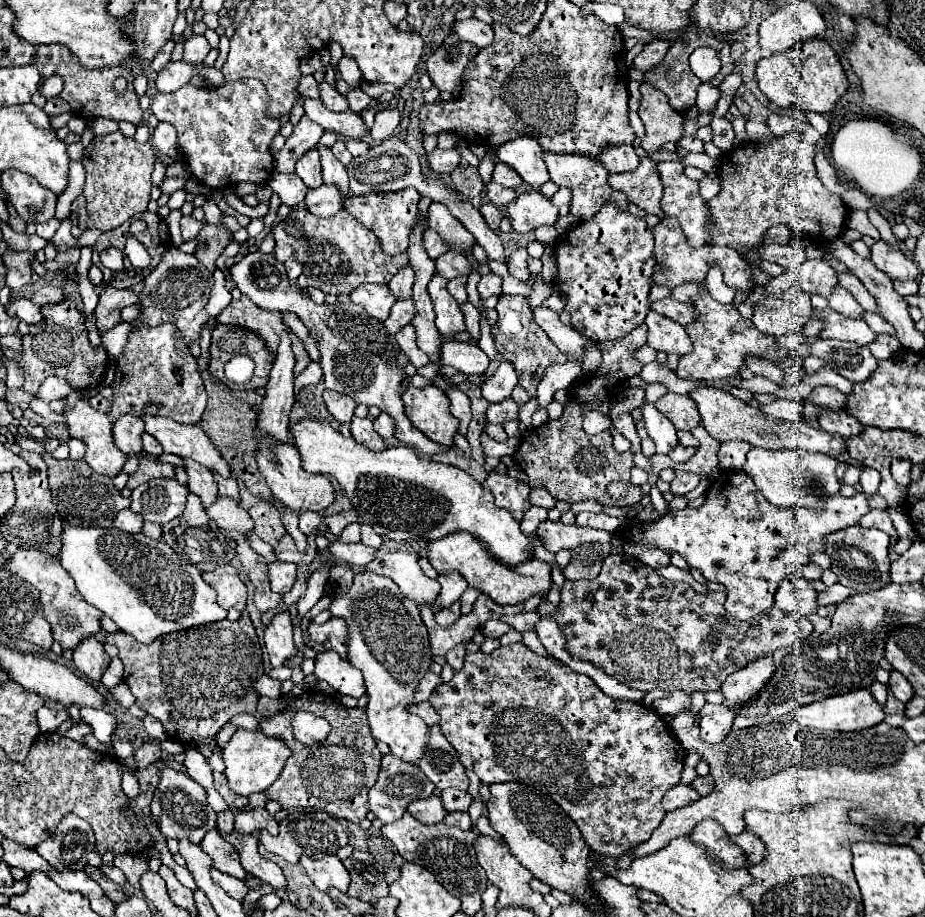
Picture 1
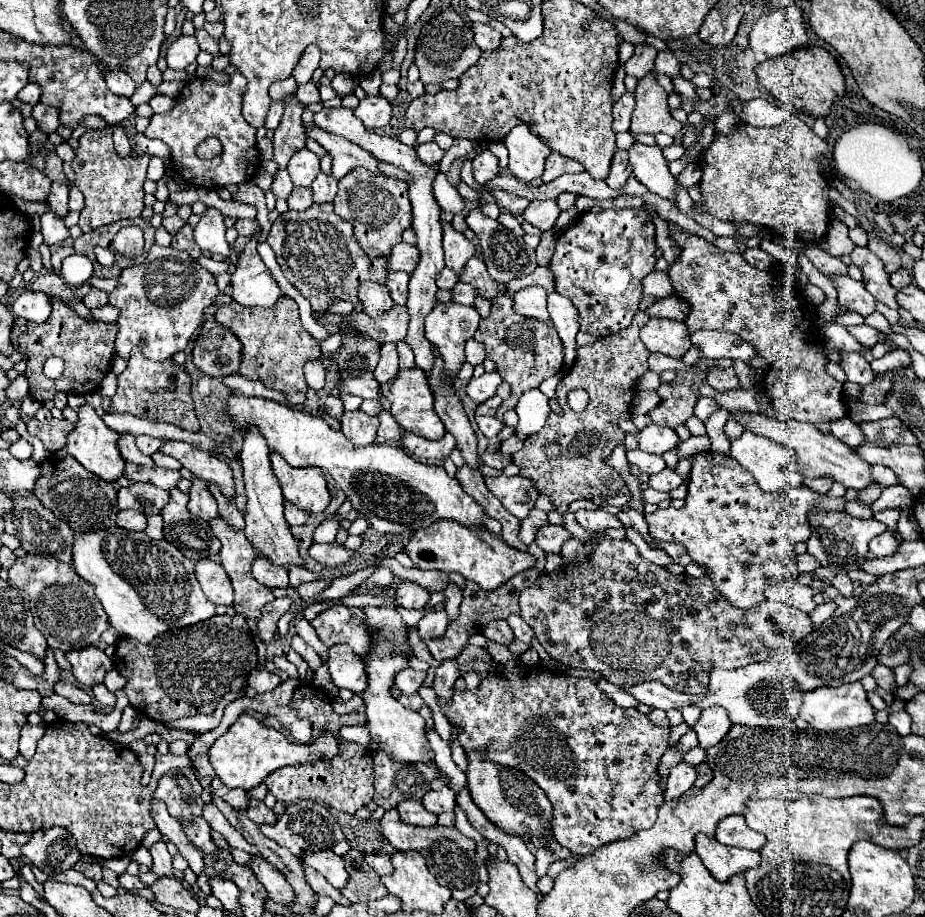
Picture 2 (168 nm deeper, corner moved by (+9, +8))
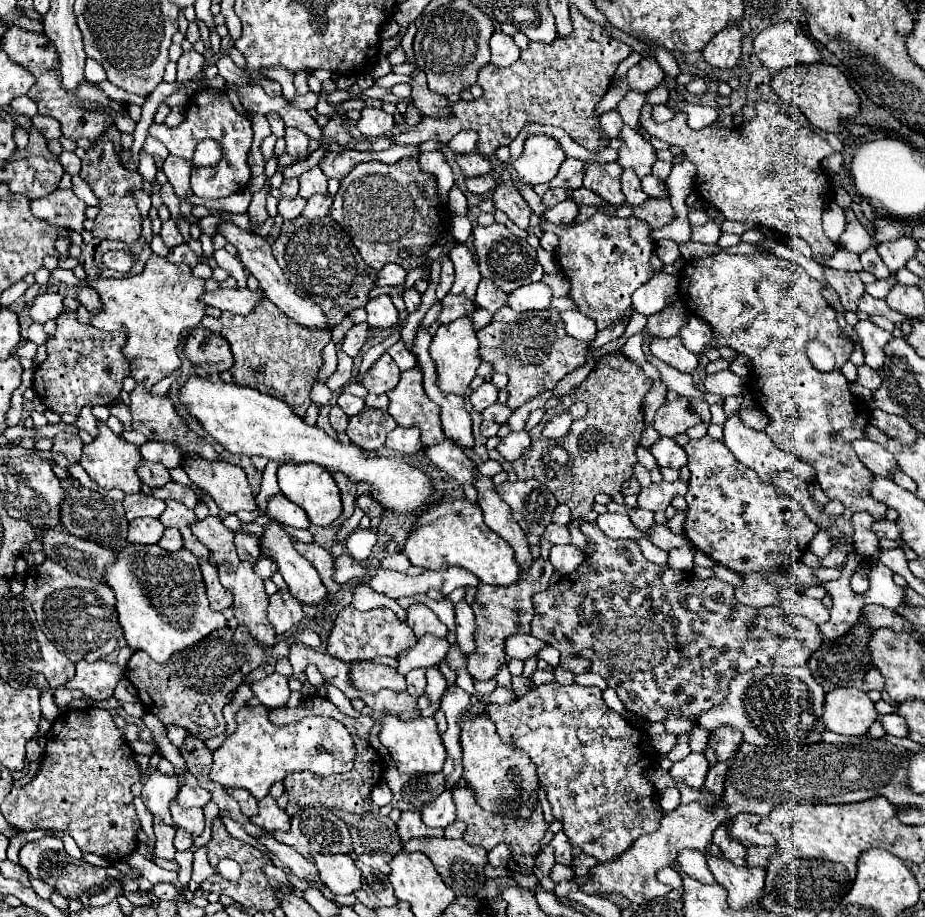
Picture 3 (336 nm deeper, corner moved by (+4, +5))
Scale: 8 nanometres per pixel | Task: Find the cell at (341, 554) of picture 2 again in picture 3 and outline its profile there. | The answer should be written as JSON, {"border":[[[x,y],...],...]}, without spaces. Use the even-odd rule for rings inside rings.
{"border":[[[295,542],[293,546],[295,546],[295,550],[297,550],[303,558],[307,558],[307,560],[311,562],[311,566],[319,572],[319,576],[321,576],[321,580],[325,582],[327,590],[329,590],[331,594],[335,594],[335,592],[339,590],[339,584],[333,582],[333,556],[331,556],[331,552],[325,550],[325,548],[321,548],[319,544]]]}

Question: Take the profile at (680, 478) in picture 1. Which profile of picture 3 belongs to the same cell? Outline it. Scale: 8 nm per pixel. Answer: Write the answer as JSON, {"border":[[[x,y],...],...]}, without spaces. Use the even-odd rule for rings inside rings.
{"border":[[[675,480],[675,482],[651,484],[649,488],[641,490],[637,500],[639,500],[639,508],[653,510],[653,512],[655,510],[665,512],[675,496],[685,496],[685,494],[687,494],[687,484],[681,482],[681,480]]]}

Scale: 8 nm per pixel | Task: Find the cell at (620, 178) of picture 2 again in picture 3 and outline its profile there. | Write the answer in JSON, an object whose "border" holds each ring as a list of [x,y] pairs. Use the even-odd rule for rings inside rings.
{"border":[[[623,170],[621,190],[623,190],[625,198],[627,198],[627,206],[639,206],[645,200],[649,200],[649,196],[641,190],[641,180],[631,170]]]}

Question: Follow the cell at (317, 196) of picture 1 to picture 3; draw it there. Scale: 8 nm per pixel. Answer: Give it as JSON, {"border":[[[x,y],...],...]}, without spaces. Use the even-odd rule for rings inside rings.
{"border":[[[301,196],[297,198],[281,198],[279,204],[277,204],[277,212],[285,218],[285,220],[293,220],[301,214],[301,210],[305,208],[305,202]]]}

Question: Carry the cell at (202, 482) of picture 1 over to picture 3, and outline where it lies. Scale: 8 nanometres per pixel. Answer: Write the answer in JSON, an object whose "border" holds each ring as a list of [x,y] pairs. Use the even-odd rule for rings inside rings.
{"border":[[[209,516],[205,520],[197,520],[193,524],[193,534],[197,536],[197,540],[209,548],[209,552],[213,554],[211,560],[215,566],[227,566],[227,570],[237,570],[239,566],[239,558],[235,552],[235,544],[233,544],[233,532],[229,528],[223,526],[221,518]]]}

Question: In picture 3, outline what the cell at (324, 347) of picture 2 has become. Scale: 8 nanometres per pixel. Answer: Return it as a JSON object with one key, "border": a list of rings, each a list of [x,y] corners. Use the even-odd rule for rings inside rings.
{"border":[[[367,322],[355,324],[355,326],[345,334],[345,342],[343,342],[343,346],[341,346],[343,352],[345,352],[347,356],[355,358],[355,356],[361,352],[361,348],[363,348],[363,344],[365,344],[365,340],[367,340],[367,334],[369,334]]]}

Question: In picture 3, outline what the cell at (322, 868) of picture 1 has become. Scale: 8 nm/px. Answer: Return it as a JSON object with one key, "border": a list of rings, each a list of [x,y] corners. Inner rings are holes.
{"border":[[[315,854],[315,866],[333,894],[353,894],[361,886],[361,870],[355,866],[351,856]]]}

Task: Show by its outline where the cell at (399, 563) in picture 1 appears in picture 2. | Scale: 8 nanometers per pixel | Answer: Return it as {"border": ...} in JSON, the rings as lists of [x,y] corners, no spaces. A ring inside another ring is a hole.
{"border":[[[394,577],[394,589],[396,589],[398,605],[406,609],[422,609],[430,599],[430,593],[422,585],[402,577]]]}

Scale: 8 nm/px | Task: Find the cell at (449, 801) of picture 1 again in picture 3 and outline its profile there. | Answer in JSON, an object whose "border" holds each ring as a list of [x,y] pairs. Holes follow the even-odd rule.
{"border":[[[445,790],[437,800],[433,800],[429,806],[423,808],[421,818],[427,826],[439,826],[447,828],[455,820],[455,806],[451,800],[451,792]]]}

